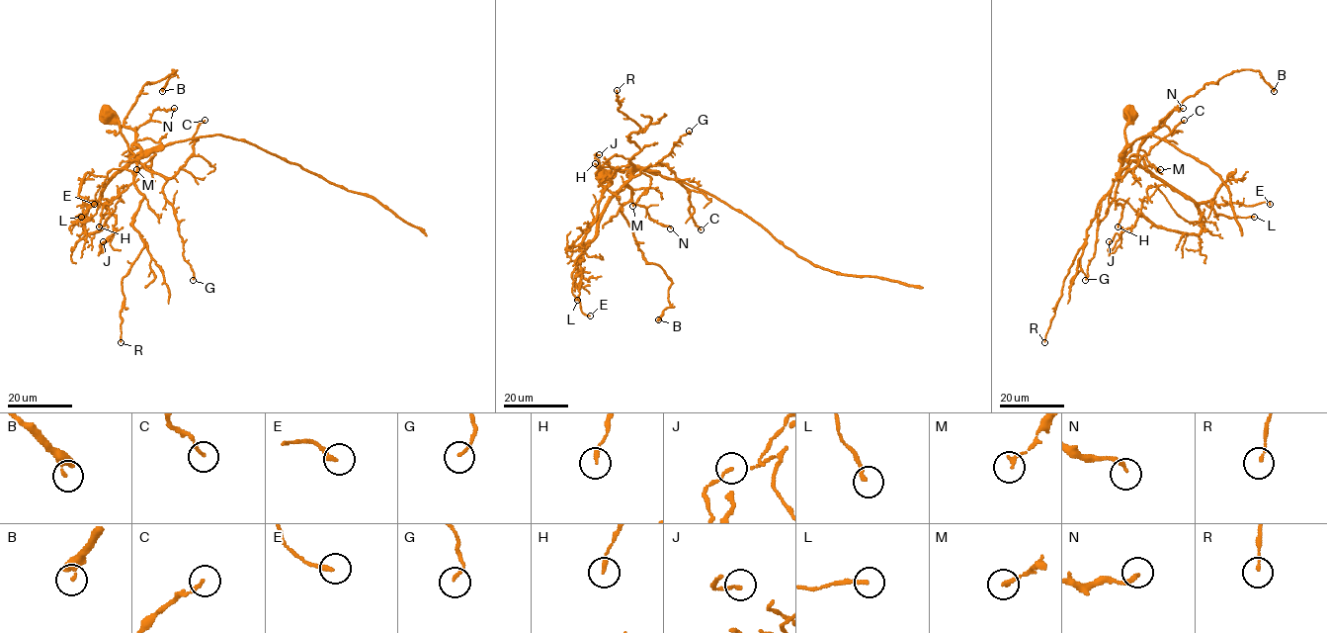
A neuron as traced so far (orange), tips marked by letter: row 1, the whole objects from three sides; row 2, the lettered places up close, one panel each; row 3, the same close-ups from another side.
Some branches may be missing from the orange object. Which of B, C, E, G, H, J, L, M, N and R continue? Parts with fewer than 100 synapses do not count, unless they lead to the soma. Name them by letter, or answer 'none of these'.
none of these

